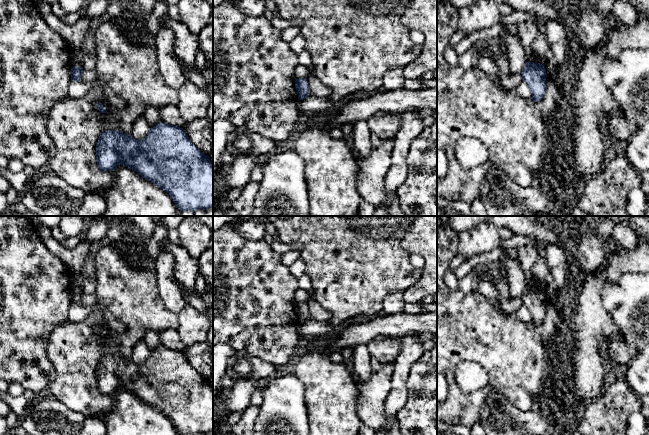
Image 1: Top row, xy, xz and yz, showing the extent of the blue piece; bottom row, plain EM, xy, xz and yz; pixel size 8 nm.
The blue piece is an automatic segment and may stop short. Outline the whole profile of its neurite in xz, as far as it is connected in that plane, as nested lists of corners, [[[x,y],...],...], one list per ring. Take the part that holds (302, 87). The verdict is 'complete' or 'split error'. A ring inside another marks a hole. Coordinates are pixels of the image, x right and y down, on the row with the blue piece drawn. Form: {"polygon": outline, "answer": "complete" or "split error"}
{"polygon": [[[296,79],[295,81],[296,92],[298,100],[303,100],[310,95],[309,84],[307,79]]], "answer": "complete"}

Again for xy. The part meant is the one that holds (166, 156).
{"polygon": [[[157,123],[142,140],[117,130],[105,131],[99,136],[96,158],[100,171],[114,171],[120,164],[136,171],[167,192],[180,212],[213,208],[213,164],[190,141],[183,128]]], "answer": "complete"}

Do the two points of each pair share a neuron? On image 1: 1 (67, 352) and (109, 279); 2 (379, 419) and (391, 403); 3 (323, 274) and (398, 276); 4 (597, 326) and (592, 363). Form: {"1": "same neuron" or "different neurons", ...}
{"1": "same neuron", "2": "different neurons", "3": "same neuron", "4": "same neuron"}

